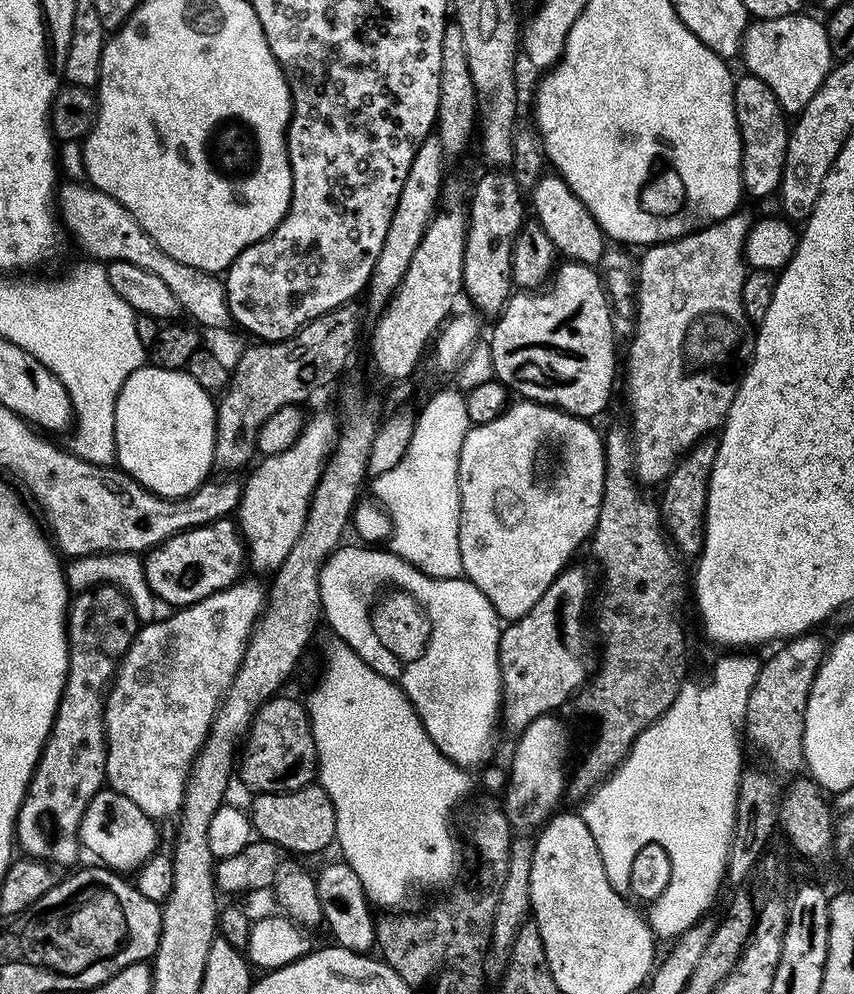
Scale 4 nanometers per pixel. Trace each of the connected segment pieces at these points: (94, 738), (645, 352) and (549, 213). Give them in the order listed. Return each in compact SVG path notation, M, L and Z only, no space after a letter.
M111 584L92 587L79 593L71 601L66 617L68 629L68 677L58 702L56 717L47 742L40 752L40 760L32 772L28 792L20 812L16 816L15 843L25 856L36 860L47 860L53 866L75 865L82 853L80 827L84 825L84 815L90 802L102 791L106 784L106 754L108 738L104 735L104 701L116 675L116 665L130 642L136 637L138 623L131 602L123 592Z
M737 210L725 220L677 240L651 245L645 251L648 253L639 257L636 319L630 333L632 345L628 348L628 404L632 407L634 475L641 485L663 485L677 460L712 431L715 433L728 417L734 394L751 361L752 347L756 345L754 324L742 304L746 275L744 243L749 227L747 214Z
M544 174L530 193L530 208L536 211L535 223L546 230L550 242L554 242L557 253L561 257L581 264L599 265L606 251L606 237L600 224L586 210L586 206L566 186L562 177L555 174Z

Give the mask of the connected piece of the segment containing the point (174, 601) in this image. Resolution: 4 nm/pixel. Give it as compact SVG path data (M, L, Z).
M232 518L215 520L212 524L204 524L201 528L188 528L164 540L154 548L149 548L143 557L146 582L161 605L169 604L169 609L185 608L210 594L220 592L223 588L231 588L241 579L240 571L246 568L246 541Z

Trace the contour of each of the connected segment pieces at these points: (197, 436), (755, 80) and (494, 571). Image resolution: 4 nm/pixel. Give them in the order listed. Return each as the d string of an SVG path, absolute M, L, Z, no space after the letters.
M145 366L126 378L118 394L114 434L115 463L123 471L159 496L188 496L214 468L216 404L187 371Z
M751 74L735 81L734 110L736 125L740 131L740 181L747 195L768 198L779 189L782 170L786 162L786 146L790 131L790 120L778 102L774 90L762 82L762 78Z
M521 399L518 403L509 403L501 416L485 424L469 427L462 442L458 458L458 486L460 487L460 525L458 526L458 550L462 554L462 570L471 584L478 586L482 594L492 604L501 621L521 620L535 604L546 594L554 578L569 567L572 555L580 548L580 543L587 541L596 529L600 503L604 493L604 441L601 433L596 433L595 423L580 416L572 416L558 407L539 404L533 400Z

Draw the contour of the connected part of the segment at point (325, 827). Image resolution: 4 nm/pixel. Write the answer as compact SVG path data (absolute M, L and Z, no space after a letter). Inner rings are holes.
M313 782L293 792L261 792L253 795L250 819L255 835L288 852L320 852L333 847L336 815L332 799L319 783ZM288 851L288 852L287 852Z

